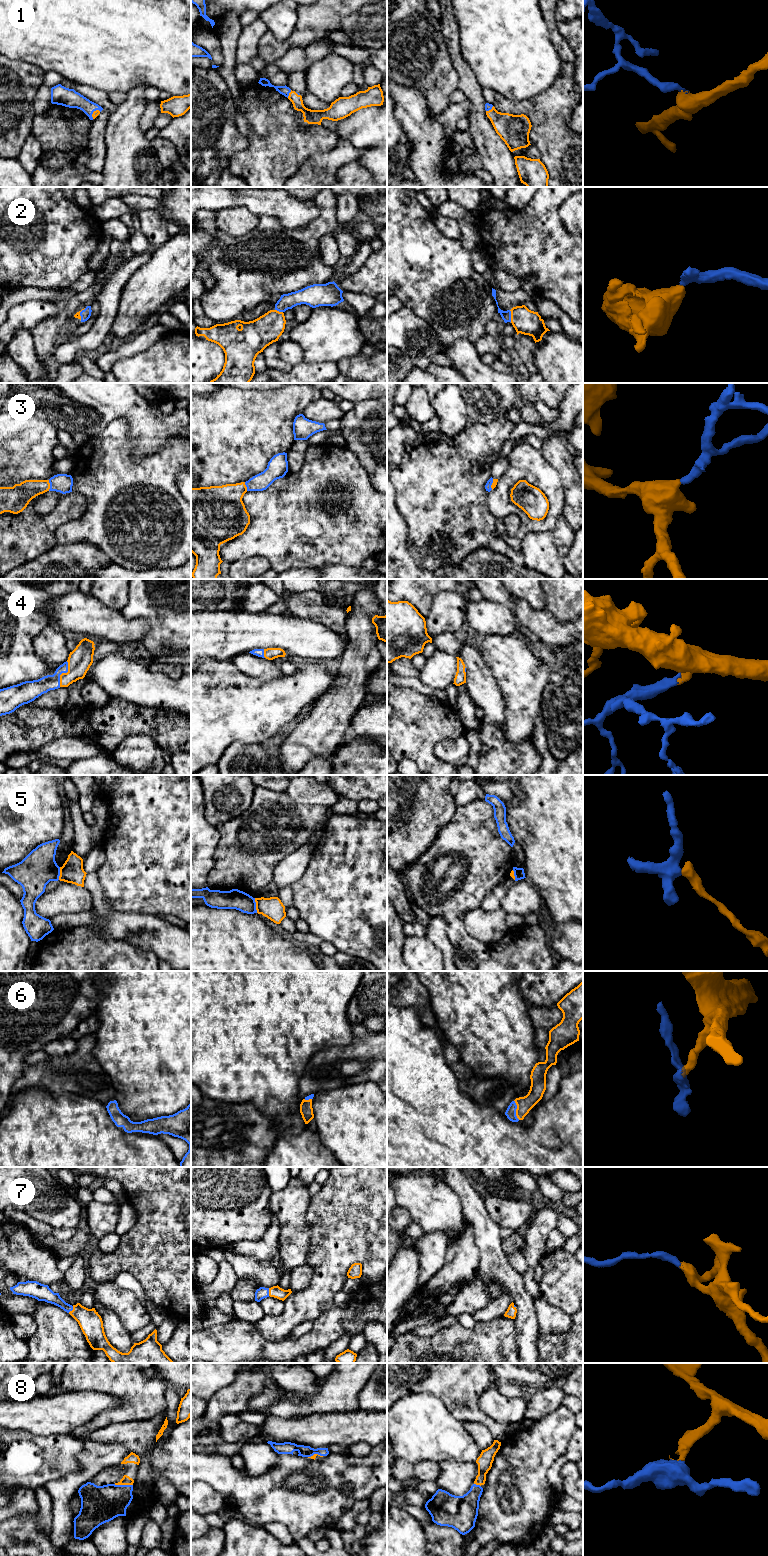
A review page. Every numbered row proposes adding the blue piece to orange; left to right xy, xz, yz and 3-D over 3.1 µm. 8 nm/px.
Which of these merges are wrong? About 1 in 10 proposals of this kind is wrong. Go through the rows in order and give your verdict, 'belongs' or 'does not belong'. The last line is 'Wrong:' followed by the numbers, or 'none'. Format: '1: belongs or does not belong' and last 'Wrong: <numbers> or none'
1: belongs
2: belongs
3: belongs
4: belongs
5: does not belong
6: belongs
7: belongs
8: belongs
Wrong: 5

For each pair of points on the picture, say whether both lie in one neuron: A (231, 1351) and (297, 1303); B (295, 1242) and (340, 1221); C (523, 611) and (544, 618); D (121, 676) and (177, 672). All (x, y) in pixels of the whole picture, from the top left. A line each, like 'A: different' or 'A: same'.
A: different
B: different
C: same
D: different

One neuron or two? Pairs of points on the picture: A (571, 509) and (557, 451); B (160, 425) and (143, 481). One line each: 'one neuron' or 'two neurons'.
A: one neuron
B: two neurons

